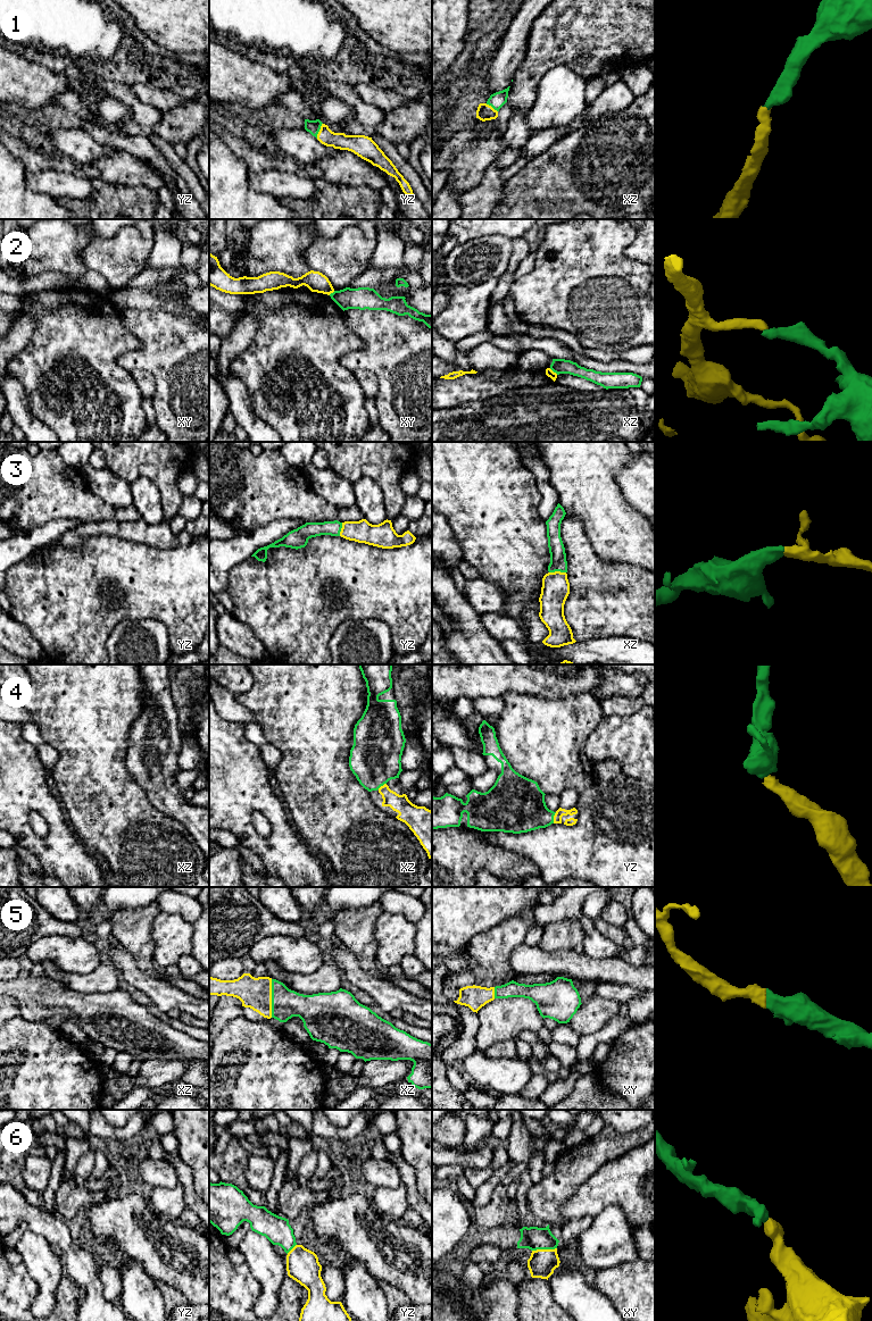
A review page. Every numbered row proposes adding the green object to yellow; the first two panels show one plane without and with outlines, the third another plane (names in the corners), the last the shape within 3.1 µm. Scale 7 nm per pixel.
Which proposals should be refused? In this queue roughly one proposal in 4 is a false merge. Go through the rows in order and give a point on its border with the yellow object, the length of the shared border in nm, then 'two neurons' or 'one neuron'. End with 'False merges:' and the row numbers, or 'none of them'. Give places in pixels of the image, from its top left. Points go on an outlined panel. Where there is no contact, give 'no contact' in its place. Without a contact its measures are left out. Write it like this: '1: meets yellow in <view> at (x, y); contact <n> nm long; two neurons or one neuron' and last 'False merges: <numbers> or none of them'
1: meets yellow in yz at (320, 131); contact 120 nm long; one neuron
2: meets yellow in xz at (553, 371); contact 80 nm long; two neurons
3: meets yellow in xz at (557, 571); contact 120 nm long; one neuron
4: meets yellow in yz at (554, 818); contact 80 nm long; one neuron
5: meets yellow in xz at (271, 998); contact 280 nm long; one neuron
6: meets yellow in xy at (544, 1250); contact 180 nm long; one neuron
False merges: 2

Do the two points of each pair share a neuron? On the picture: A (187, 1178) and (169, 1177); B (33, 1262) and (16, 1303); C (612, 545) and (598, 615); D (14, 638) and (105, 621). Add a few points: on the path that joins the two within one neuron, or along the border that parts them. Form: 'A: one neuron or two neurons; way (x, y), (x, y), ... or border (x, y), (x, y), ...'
A: two neurons; border (164, 1158), (175, 1169), (179, 1184)
B: two neurons; border (22, 1263), (38, 1286), (34, 1299)
C: two neurons; border (589, 543), (604, 560), (634, 566)
D: two neurons; border (13, 617), (30, 630), (43, 652)

